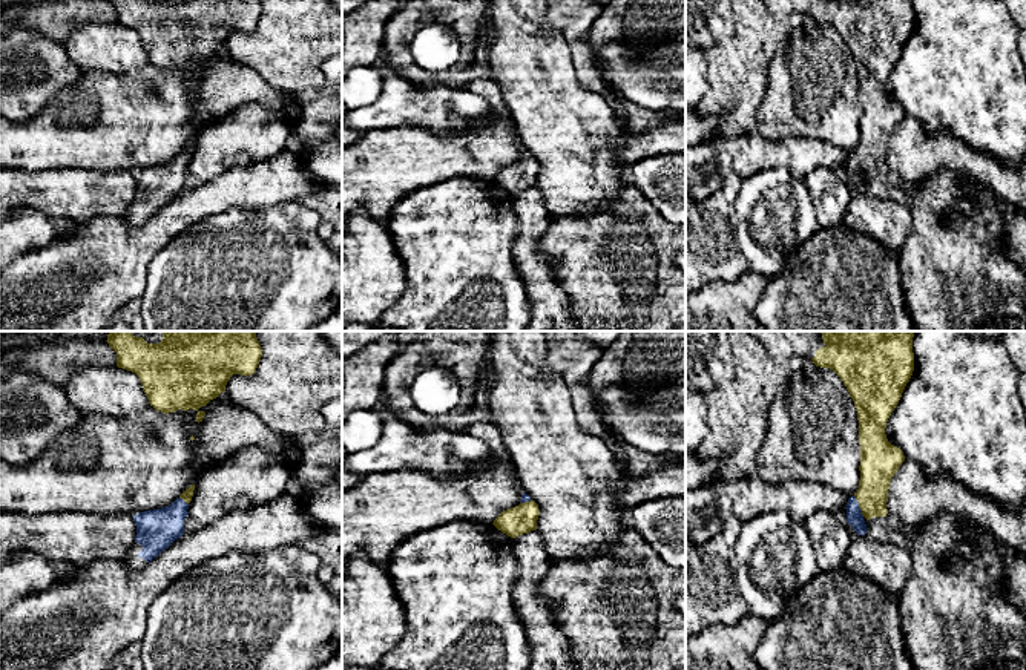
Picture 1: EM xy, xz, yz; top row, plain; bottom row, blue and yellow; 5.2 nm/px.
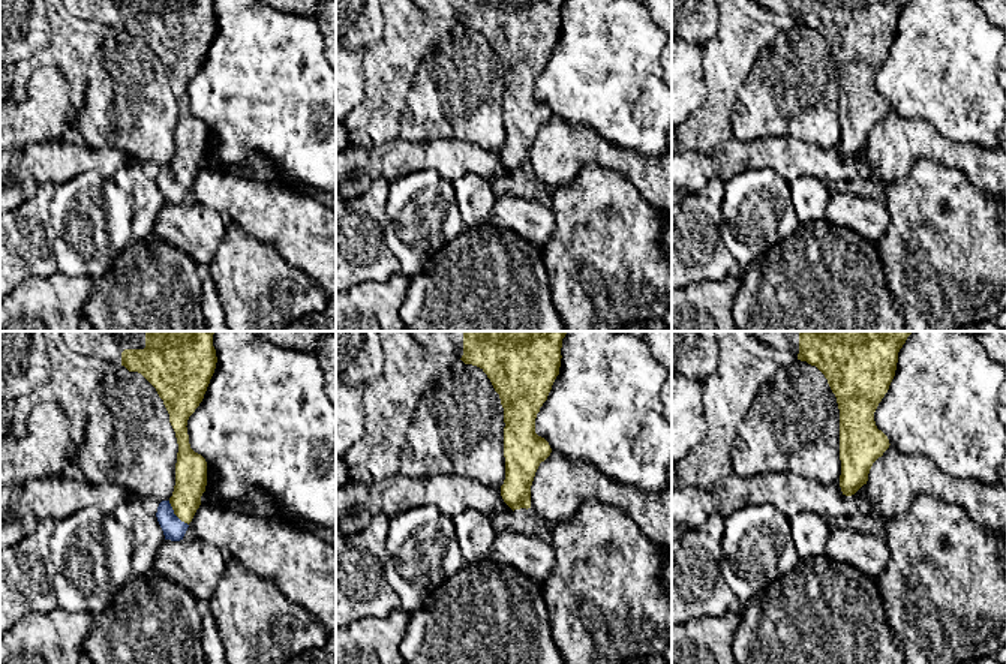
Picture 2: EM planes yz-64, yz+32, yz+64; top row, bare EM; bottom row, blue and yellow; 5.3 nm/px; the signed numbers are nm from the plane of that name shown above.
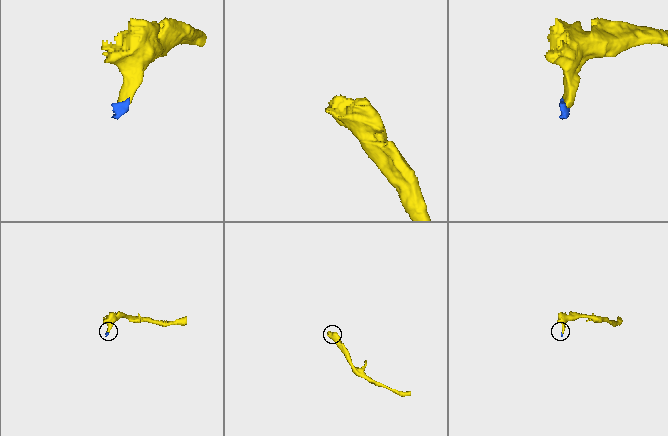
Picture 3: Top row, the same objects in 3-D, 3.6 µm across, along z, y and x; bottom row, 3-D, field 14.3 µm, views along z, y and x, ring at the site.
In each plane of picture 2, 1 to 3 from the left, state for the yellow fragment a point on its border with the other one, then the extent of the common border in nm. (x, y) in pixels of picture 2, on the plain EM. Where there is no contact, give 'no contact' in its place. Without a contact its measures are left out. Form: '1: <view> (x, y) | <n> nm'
1: yz-64 (174, 179) | 170 nm
2: no contact
3: no contact

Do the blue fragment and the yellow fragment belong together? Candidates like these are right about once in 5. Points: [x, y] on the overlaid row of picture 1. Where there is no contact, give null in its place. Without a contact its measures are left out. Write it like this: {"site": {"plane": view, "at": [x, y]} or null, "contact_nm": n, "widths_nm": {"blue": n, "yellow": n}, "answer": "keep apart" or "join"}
{"site": {"plane": "yz", "at": [858, 506]}, "contact_nm": 130, "widths_nm": {"blue": 90, "yellow": 190}, "answer": "join"}

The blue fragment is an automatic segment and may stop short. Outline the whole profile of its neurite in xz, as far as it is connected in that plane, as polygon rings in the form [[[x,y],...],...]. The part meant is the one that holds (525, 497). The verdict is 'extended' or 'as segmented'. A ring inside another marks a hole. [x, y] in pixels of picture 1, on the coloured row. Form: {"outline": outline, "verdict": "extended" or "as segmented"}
{"outline": [[[523,492],[520,504],[503,511],[492,524],[508,537],[515,538],[535,530],[538,515],[538,504]]], "verdict": "extended"}

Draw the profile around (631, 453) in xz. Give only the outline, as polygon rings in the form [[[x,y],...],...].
[[[607,435],[607,437],[615,443],[617,449],[623,452],[626,457],[626,463],[621,468],[635,477],[643,475],[649,469],[686,465],[686,457],[667,458],[663,455],[655,455],[655,454],[646,452],[646,451],[641,451],[638,448],[627,445],[617,435]]]

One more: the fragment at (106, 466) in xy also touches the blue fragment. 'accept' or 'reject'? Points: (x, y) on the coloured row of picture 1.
reject

